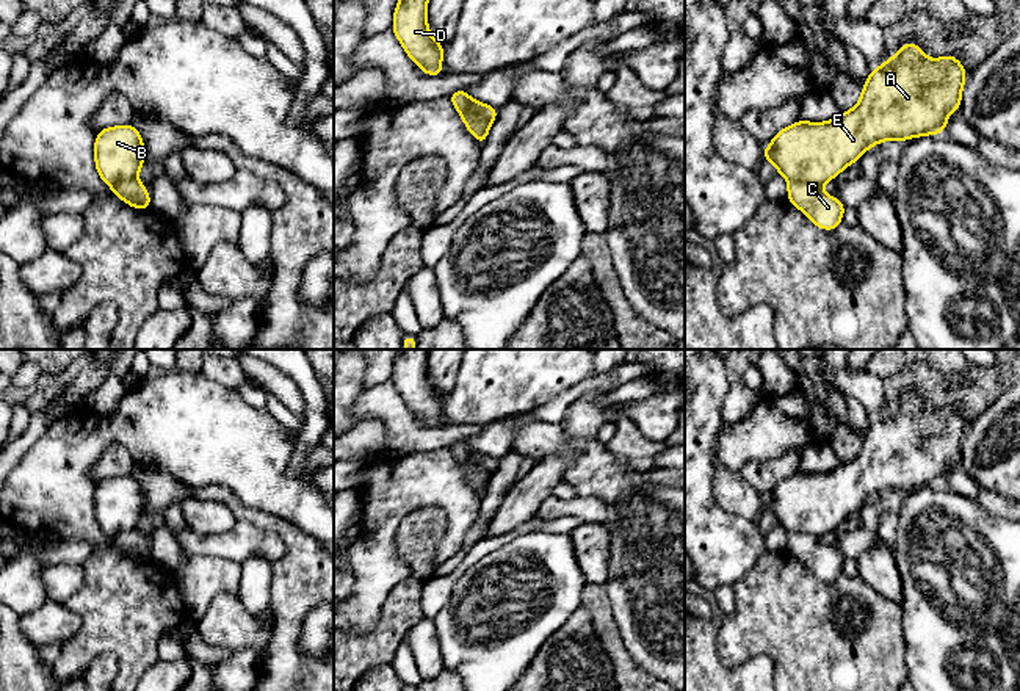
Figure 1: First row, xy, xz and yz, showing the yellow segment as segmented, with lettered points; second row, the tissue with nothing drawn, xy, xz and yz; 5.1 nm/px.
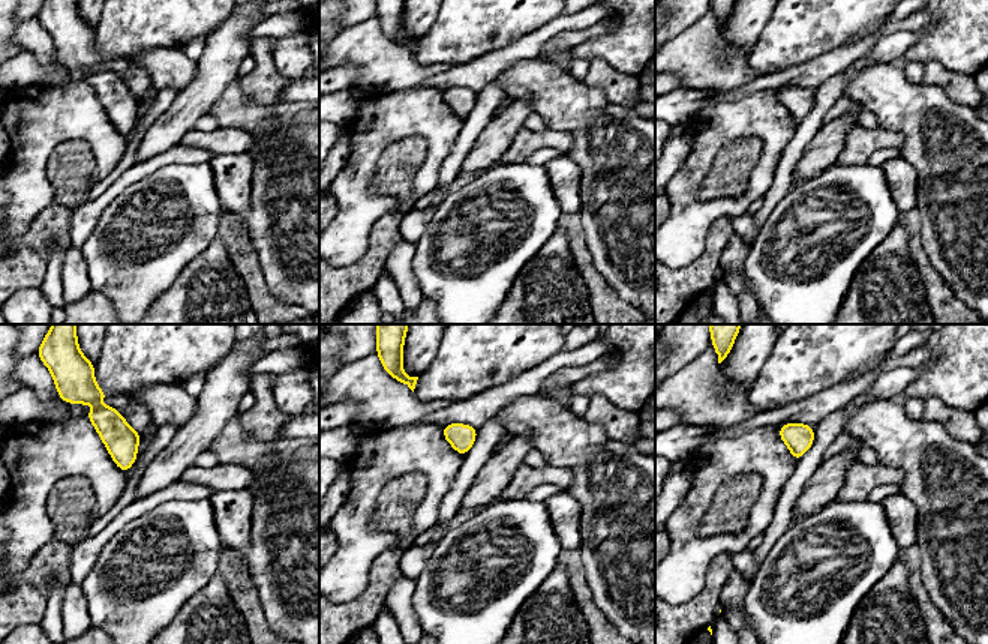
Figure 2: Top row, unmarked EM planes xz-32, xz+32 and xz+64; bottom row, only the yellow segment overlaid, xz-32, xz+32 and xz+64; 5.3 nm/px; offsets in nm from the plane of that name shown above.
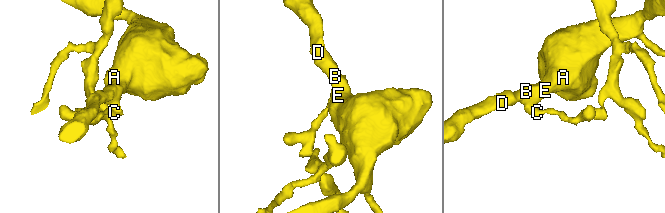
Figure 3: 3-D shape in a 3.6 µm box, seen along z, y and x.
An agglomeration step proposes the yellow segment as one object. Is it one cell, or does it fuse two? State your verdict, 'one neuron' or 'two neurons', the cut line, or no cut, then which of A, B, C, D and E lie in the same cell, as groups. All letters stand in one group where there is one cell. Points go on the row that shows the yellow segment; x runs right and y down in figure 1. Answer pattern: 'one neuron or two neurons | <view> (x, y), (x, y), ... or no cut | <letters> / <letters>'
two neurons | yz (788, 180), (807, 180), (818, 185) | A B D E / C

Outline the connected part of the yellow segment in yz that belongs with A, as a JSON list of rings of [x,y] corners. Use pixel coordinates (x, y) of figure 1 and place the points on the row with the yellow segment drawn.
[[[904,42],[895,56],[868,74],[859,103],[840,113],[829,122],[805,122],[799,119],[783,127],[761,152],[761,161],[769,158],[777,174],[790,180],[826,183],[855,163],[873,144],[885,139],[901,143],[924,135],[942,135],[948,114],[960,110],[962,86],[967,71],[954,55],[931,60],[920,45]]]

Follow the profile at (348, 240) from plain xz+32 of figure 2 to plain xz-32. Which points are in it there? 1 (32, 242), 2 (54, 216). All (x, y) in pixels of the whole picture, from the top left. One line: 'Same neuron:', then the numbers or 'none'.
Same neuron: none

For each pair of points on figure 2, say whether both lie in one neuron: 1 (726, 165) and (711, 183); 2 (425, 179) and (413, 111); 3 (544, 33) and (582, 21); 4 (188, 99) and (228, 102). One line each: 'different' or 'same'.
1: same
2: same
3: same
4: different

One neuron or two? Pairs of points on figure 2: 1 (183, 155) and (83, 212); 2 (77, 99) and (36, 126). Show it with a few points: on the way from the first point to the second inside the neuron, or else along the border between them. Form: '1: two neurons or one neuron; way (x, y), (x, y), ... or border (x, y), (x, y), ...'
1: one neuron; way (158, 161), (125, 179), (108, 195)
2: one neuron; way (66, 110), (60, 114), (47, 116)

